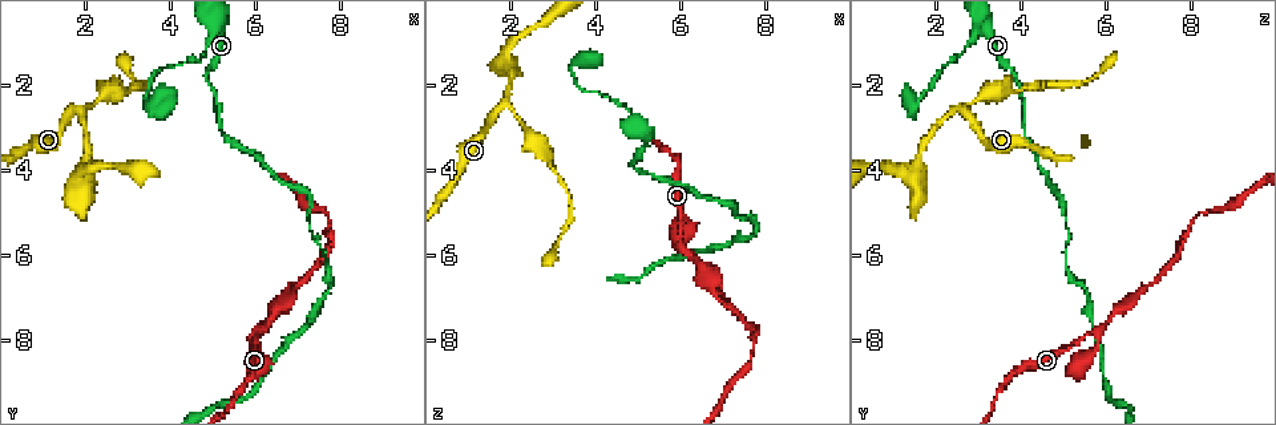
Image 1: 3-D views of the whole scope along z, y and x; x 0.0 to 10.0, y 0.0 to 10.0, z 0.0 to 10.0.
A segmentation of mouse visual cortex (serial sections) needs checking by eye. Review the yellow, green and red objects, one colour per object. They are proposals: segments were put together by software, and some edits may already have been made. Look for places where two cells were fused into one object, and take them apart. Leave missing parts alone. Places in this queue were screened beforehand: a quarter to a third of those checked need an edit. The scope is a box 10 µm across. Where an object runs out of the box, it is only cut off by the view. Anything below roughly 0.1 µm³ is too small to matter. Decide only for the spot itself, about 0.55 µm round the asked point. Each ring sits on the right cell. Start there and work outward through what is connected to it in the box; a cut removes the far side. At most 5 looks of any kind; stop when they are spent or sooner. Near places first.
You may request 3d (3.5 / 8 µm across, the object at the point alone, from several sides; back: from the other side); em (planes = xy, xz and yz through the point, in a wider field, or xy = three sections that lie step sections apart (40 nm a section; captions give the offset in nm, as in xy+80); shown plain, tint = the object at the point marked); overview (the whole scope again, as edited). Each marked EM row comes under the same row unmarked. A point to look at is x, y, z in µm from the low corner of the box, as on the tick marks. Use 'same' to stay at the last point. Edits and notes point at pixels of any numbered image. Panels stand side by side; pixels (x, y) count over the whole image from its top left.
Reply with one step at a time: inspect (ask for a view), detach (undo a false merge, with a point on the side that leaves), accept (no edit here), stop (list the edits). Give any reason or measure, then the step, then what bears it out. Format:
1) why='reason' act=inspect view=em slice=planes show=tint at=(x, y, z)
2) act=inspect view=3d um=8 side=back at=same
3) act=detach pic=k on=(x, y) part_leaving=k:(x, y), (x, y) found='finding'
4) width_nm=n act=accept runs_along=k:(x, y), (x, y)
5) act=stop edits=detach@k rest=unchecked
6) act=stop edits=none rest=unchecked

why='a narrow waist' act=inspect view=3d um=3.5 side=back at=(1.85, 2.55, 2.50)

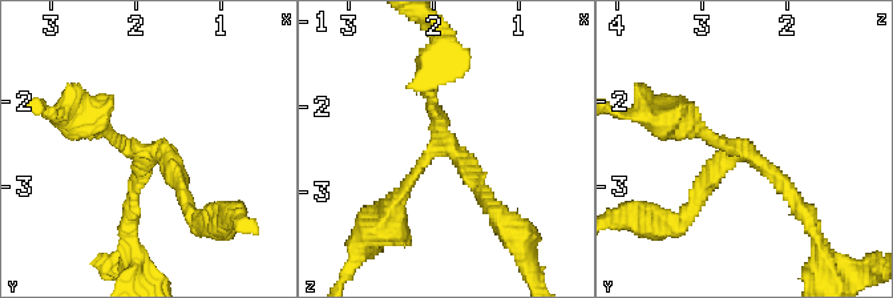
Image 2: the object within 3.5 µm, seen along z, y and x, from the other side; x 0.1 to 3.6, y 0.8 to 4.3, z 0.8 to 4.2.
arms=3 arm_widths_nm=150,200,200 act=inspect view=em slice=xy step=5 show=tint at=(1.80, 2.55, 2.50)

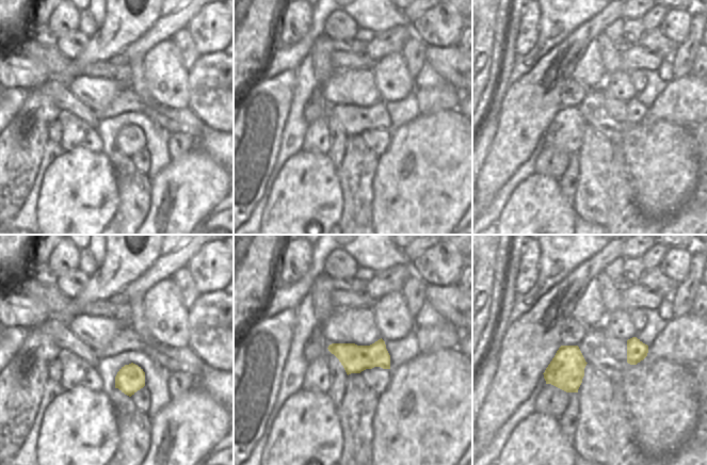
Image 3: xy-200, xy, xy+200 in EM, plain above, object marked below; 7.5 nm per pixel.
act=accept runs_along=2:(487, 200), (437, 132), (429, 91) found='all the same cell'

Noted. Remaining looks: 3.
why='sharp bend' act=inspect view=3d um=3.5 at=(4.85, 1.25, 2.60)

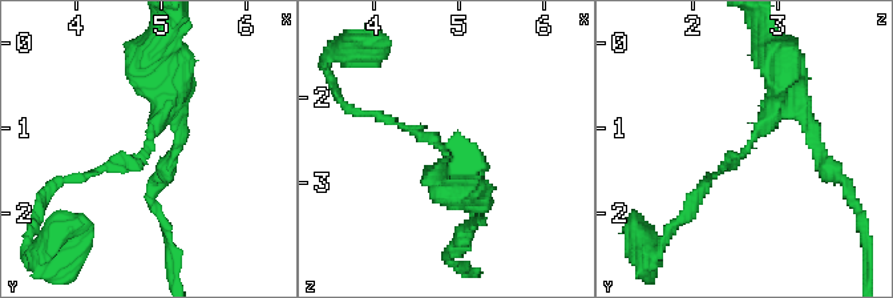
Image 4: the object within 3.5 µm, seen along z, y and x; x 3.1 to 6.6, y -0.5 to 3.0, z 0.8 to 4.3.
arm_widths_nm=100,300 act=inspect view=em slice=xy step=3 show=tint at=(4.80, 1.35, 2.60)

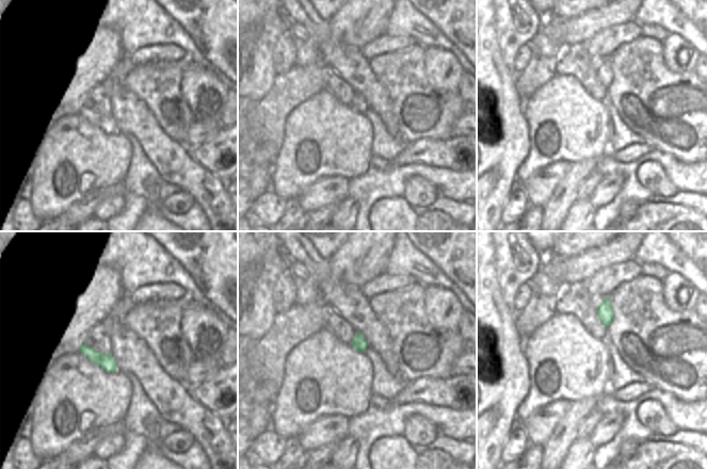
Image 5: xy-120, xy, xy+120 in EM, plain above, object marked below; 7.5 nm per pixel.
act=accept runs_along=4:(178, 93), (138, 162), (73, 178) found='all the same cell'

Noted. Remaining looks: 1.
act=stop edits=none rest=unchecked

